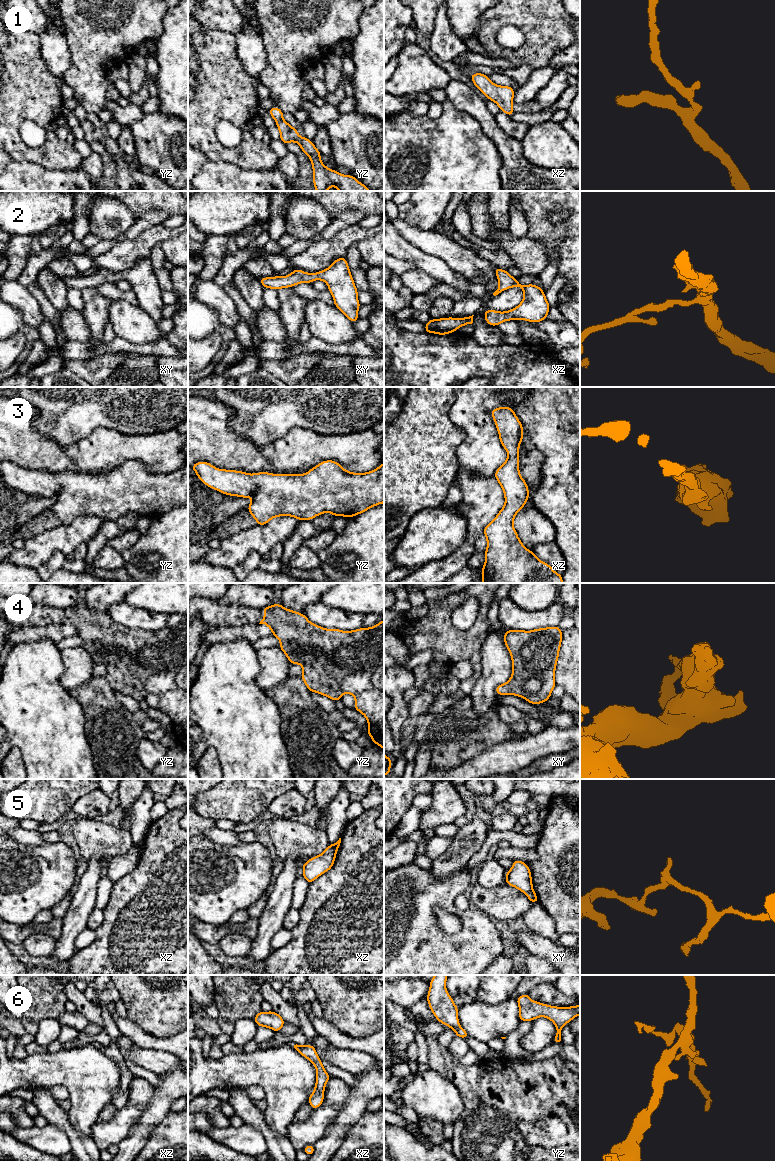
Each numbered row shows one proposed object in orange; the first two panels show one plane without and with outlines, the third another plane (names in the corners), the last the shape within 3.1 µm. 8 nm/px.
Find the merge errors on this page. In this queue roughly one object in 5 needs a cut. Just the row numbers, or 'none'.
4, 5, 6

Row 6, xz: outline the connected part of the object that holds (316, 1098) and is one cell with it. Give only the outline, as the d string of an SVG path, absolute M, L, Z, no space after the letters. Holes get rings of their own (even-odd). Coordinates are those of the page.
M305 1045L302 1050L296 1051L312 1062L316 1068L316 1084L314 1092L308 1098L308 1103L311 1105L312 1109L317 1109L321 1106L324 1100L324 1090L330 1075L325 1071L322 1061L320 1060L313 1045Z

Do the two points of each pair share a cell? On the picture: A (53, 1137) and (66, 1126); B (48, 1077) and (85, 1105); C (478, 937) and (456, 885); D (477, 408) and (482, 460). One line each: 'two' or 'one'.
A: two
B: one
C: one
D: one

